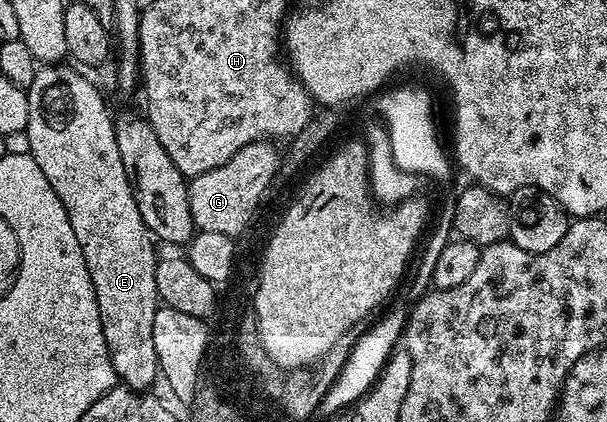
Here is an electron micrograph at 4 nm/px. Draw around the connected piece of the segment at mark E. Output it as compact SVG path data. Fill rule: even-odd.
M45 63L34 73L33 82L27 91L31 107L31 115L24 131L24 136L29 137L27 152L33 156L35 163L39 163L43 175L47 175L51 191L59 195L59 203L63 203L67 219L71 219L71 231L75 231L75 239L79 239L83 259L95 287L99 319L103 323L103 339L107 339L107 351L117 372L117 380L128 389L145 391L159 377L155 339L151 335L151 327L159 308L155 287L158 246L149 228L143 223L143 215L139 215L139 207L135 203L129 182L129 172L125 170L123 155L115 139L117 127L114 114L109 114L104 95L83 74L76 71L81 72L69 63Z

